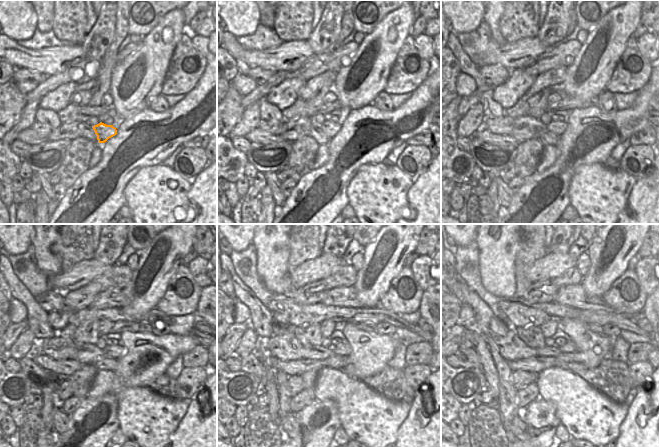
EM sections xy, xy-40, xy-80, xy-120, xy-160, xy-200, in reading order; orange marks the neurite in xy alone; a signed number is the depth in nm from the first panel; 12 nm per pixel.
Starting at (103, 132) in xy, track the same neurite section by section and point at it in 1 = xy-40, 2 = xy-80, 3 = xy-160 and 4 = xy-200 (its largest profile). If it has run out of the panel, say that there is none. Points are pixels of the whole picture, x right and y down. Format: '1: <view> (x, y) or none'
1: xy-40 (330, 128)
2: xy-80 (558, 128)
3: xy-160 (344, 348)
4: xy-200 (569, 346)

